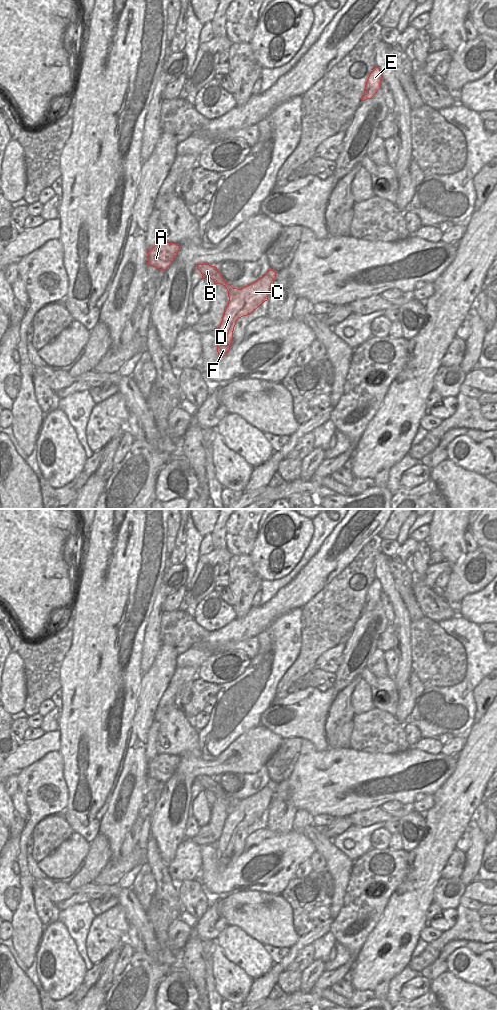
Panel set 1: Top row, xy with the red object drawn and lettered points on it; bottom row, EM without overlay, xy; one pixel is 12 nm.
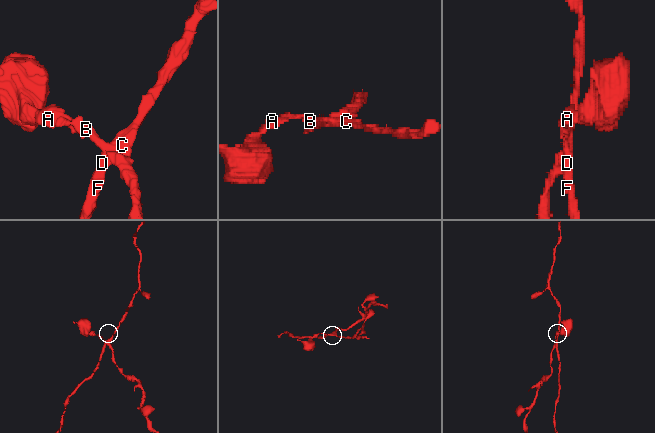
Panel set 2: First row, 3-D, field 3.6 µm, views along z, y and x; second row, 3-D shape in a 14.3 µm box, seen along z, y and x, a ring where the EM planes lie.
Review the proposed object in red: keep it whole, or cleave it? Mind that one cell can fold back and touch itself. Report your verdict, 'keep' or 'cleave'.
cleave

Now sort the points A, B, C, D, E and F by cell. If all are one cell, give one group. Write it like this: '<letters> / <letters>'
A B / C D E F

